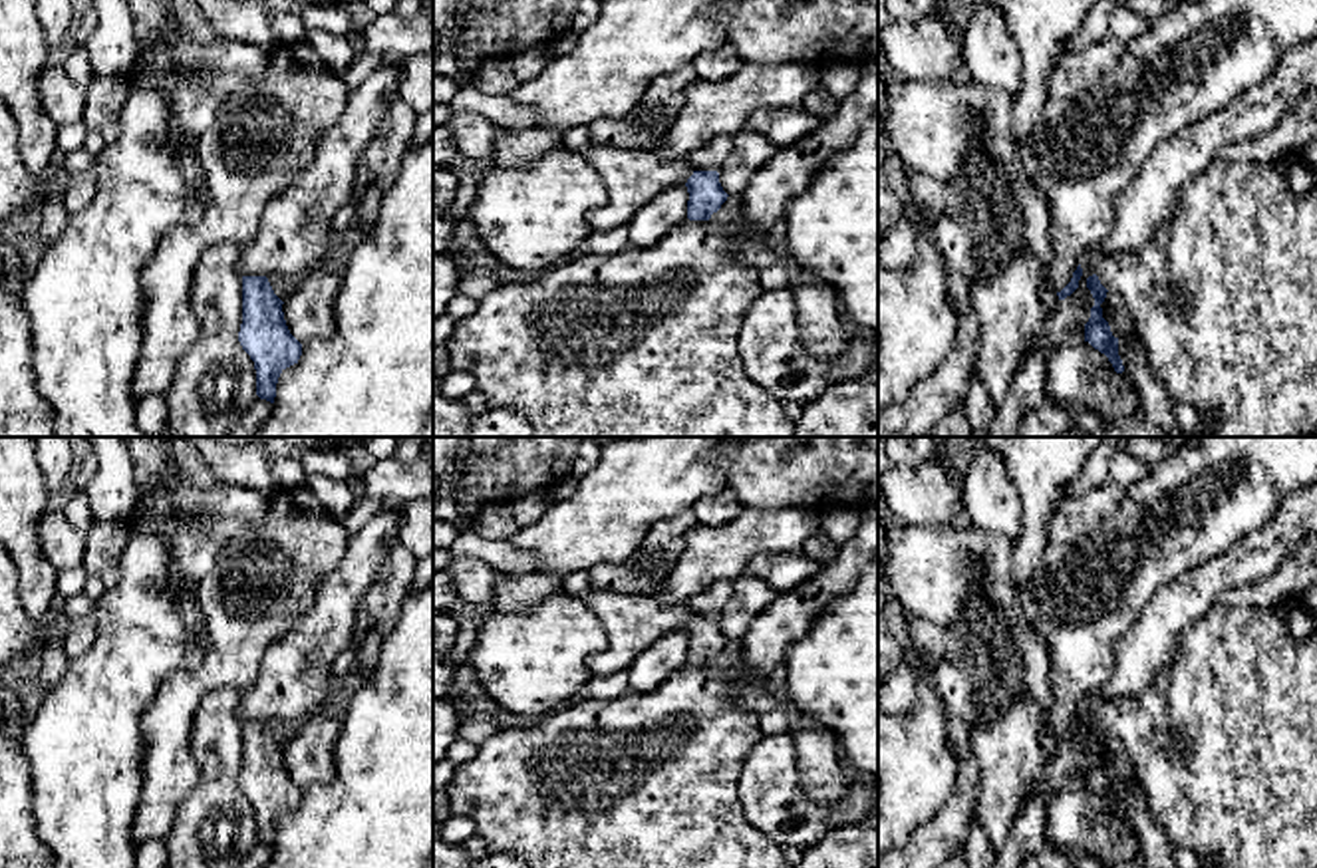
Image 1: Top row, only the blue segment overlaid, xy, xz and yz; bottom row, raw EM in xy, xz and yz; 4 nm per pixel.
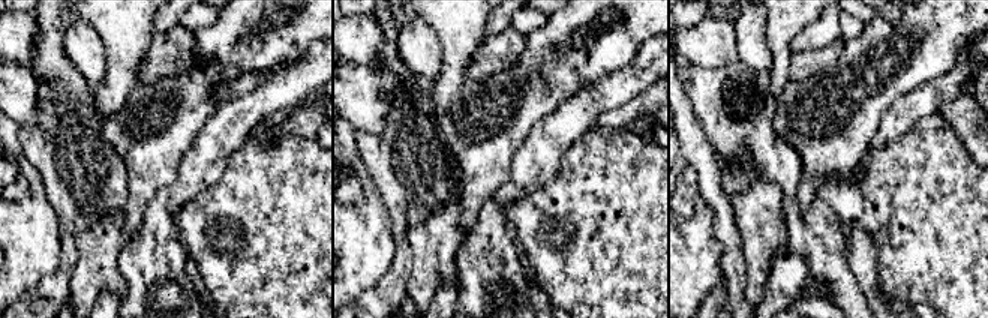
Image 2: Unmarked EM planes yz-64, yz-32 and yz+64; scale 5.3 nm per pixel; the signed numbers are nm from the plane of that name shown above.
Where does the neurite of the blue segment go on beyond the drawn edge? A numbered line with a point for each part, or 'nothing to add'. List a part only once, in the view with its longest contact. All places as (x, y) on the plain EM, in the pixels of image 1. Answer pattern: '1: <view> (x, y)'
1: xz (710, 602)

